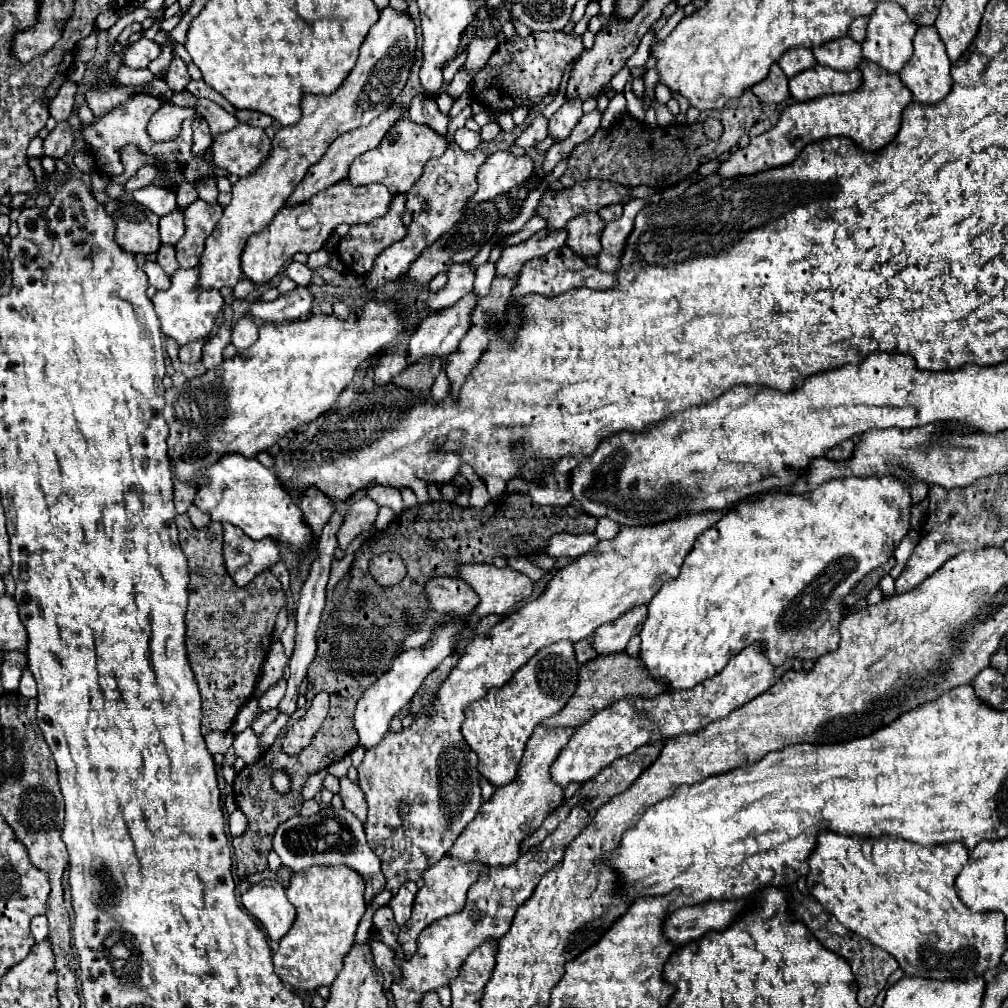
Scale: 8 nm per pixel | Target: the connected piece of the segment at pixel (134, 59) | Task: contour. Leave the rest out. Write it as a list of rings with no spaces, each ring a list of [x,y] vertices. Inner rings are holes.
[[[140,38],[138,42],[130,44],[128,50],[122,56],[122,64],[128,68],[146,68],[146,64],[150,64],[156,56],[160,54],[160,46],[148,38]]]

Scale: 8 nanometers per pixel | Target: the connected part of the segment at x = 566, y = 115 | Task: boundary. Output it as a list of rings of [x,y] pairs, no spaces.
[[[566,100],[564,106],[548,120],[548,136],[554,138],[554,142],[562,142],[570,136],[574,126],[582,118],[582,100]]]

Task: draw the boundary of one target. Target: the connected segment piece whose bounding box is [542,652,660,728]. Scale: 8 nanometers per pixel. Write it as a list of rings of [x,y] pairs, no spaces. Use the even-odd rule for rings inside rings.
[[[626,652],[594,658],[594,660],[586,662],[584,666],[580,666],[578,686],[576,686],[574,696],[568,700],[568,704],[556,716],[546,718],[542,724],[548,728],[582,726],[596,714],[596,710],[604,710],[622,698],[632,698],[632,696],[636,696],[636,692],[640,698],[654,698],[660,694],[660,684],[656,684],[654,680],[648,680],[648,672],[644,672],[644,668],[640,668],[640,660],[630,658]]]

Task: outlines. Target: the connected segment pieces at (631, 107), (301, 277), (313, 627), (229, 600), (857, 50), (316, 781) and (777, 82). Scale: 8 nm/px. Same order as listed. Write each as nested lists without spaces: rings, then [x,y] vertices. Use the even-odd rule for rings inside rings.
[[[628,80],[628,86],[626,86],[626,92],[627,93],[631,93],[631,96],[633,95],[633,99],[632,101],[627,101],[630,103],[627,103],[627,110],[628,112],[635,117],[637,120],[643,121],[646,111],[644,111],[644,109],[642,108],[643,105],[643,99],[640,99],[638,97],[636,97],[632,91],[630,91],[630,82],[632,82],[632,80]]]
[[[290,262],[288,268],[286,268],[286,274],[298,286],[308,286],[312,282],[312,270],[306,264],[300,264],[300,262]]]
[[[336,510],[330,516],[328,524],[324,526],[324,530],[322,530],[322,534],[318,538],[318,558],[312,562],[310,574],[308,574],[306,582],[300,588],[300,598],[298,598],[298,608],[296,608],[296,648],[294,648],[294,654],[290,658],[290,672],[292,674],[288,678],[288,690],[286,690],[286,694],[284,694],[284,698],[282,698],[280,706],[278,706],[278,710],[286,712],[286,714],[294,714],[296,698],[298,698],[298,686],[304,680],[308,666],[316,658],[316,650],[318,650],[316,632],[318,632],[320,618],[322,618],[322,612],[324,612],[324,592],[326,592],[326,584],[328,584],[328,578],[330,578],[330,564],[334,560],[334,550],[338,546],[336,532],[340,530],[340,526],[342,526],[342,514]]]
[[[176,516],[180,546],[190,566],[190,602],[186,612],[186,648],[202,696],[202,734],[230,730],[240,708],[254,696],[264,658],[270,650],[274,620],[284,606],[284,592],[276,594],[280,580],[270,572],[260,572],[252,582],[238,588],[224,566],[222,524],[196,530],[188,516]]]
[[[850,36],[832,40],[820,48],[814,48],[812,52],[814,52],[818,64],[828,66],[832,70],[840,70],[840,72],[852,72],[852,70],[860,68],[860,64],[862,64],[862,48]]]
[[[320,770],[320,772],[312,774],[312,776],[306,780],[306,784],[304,784],[304,788],[302,788],[302,796],[304,796],[304,800],[314,798],[314,794],[316,794],[318,790],[322,790],[322,782],[324,782],[326,774],[328,774],[328,770]]]
[[[778,64],[770,68],[770,76],[764,78],[760,84],[752,88],[752,92],[764,102],[764,104],[782,104],[790,100],[790,90],[788,90],[788,78],[780,70]]]

